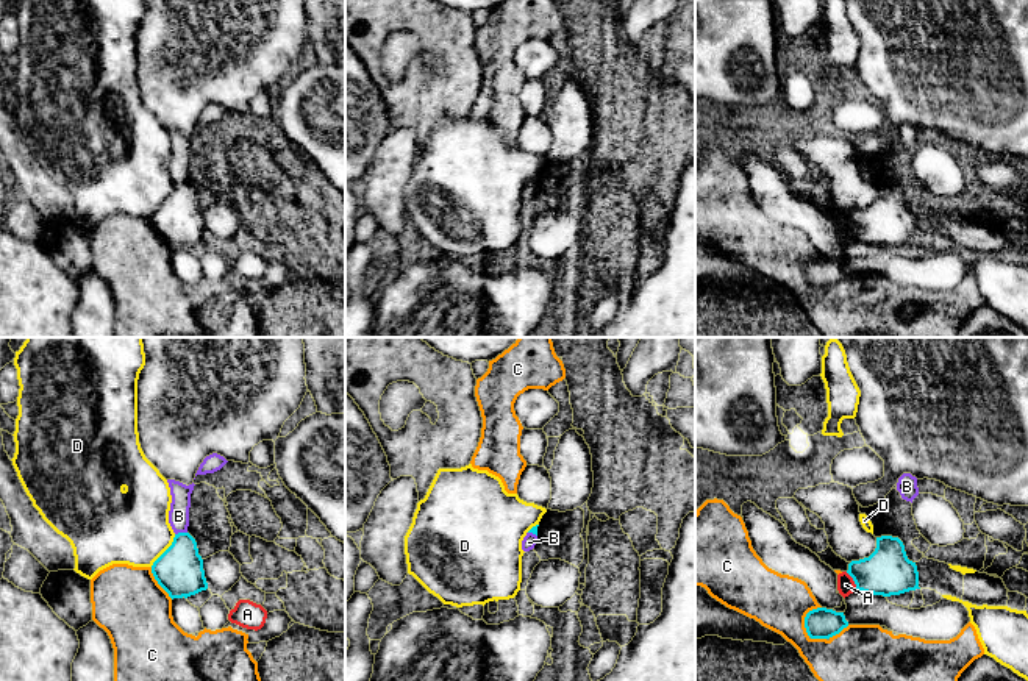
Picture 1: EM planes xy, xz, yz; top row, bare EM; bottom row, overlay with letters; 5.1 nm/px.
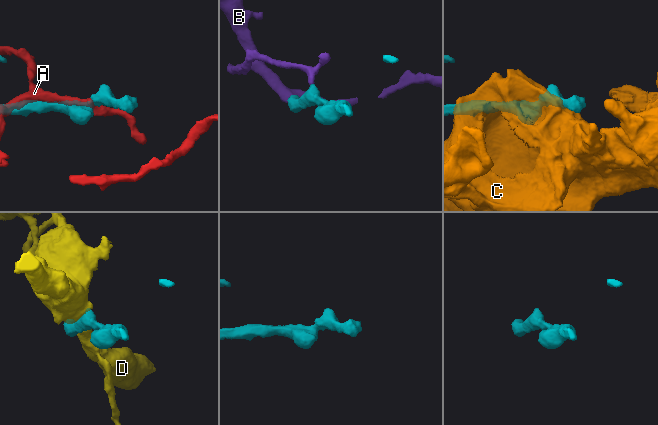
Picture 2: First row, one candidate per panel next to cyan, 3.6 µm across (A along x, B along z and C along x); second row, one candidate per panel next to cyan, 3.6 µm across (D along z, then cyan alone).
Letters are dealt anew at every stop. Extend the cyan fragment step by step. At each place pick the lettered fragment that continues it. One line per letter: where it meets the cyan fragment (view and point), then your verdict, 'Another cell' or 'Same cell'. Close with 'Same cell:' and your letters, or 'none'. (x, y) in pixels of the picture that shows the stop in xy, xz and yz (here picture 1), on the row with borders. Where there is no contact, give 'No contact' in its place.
A: Touches cyan at yz (853, 580). Another cell
B: Touches cyan at xy (180, 533). Another cell
C: Touches cyan at yz (805, 620). Another cell
D: Touches cyan at xy (166, 550). Another cell
Same cell: none

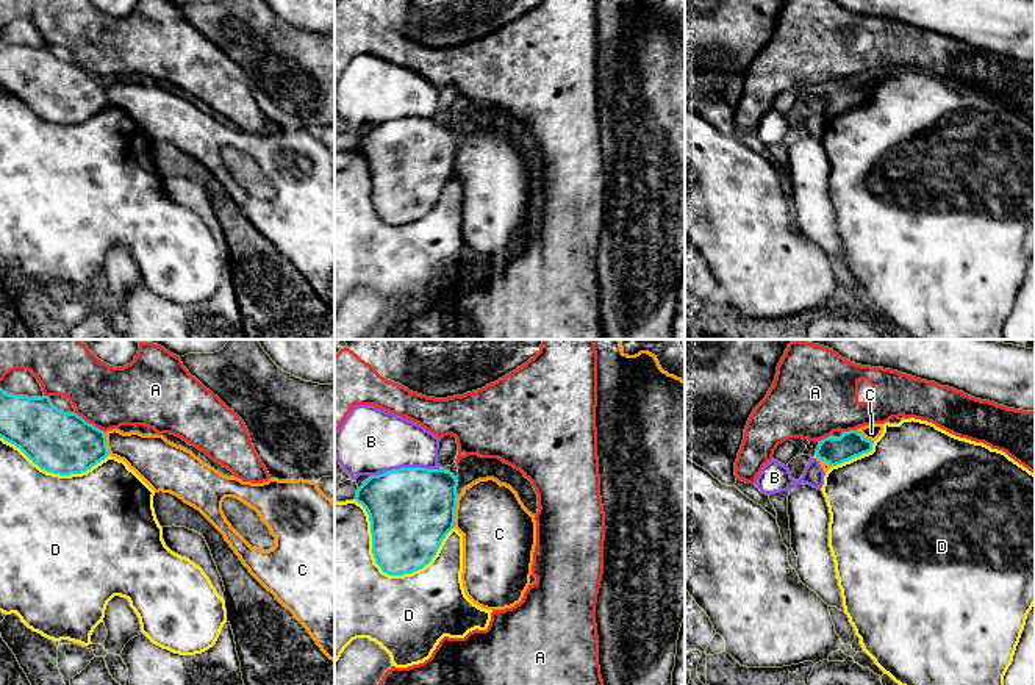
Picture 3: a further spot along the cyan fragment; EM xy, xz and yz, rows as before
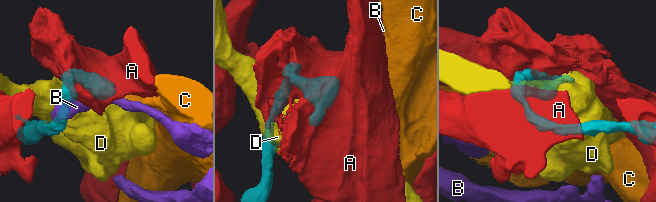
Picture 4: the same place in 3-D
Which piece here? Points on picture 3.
A: Touches cyan at xy (88, 423). Another cell
B: Touches cyan at xz (405, 468). Another cell
C: Touches cyan at xz (454, 512). Another cell
D: Touches cyan at xz (386, 573). Another cell
Same cell: none

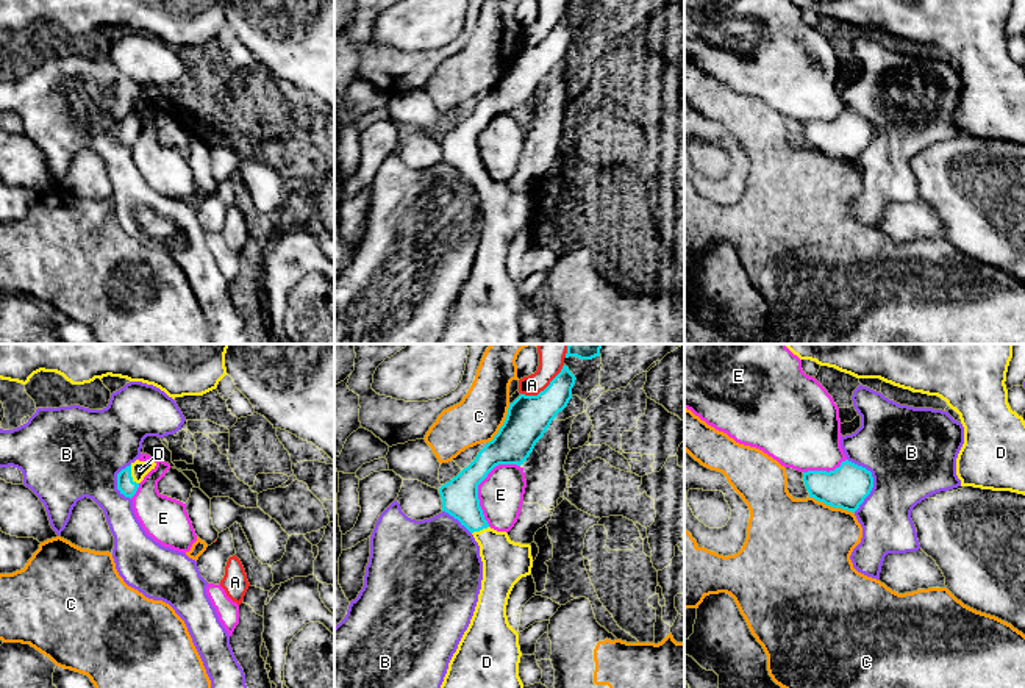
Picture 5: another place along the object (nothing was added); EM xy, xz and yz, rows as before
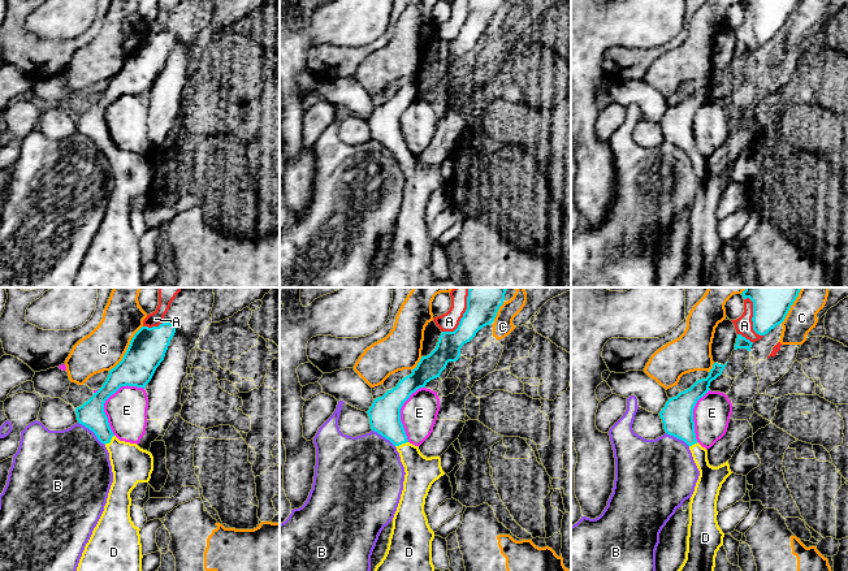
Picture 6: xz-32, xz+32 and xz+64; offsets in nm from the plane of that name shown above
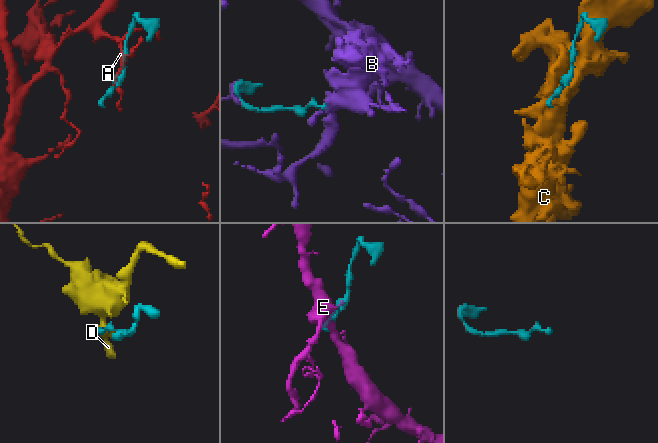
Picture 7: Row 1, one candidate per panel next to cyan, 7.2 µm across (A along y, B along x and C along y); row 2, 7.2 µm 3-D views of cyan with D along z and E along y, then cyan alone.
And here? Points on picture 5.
A: Touches cyan at xz (546, 388). Another cell
B: Touches cyan at yz (872, 480). Another cell
C: Touches cyan at yz (832, 505). Another cell
D: Touches cyan at xy (130, 474). Same cell
E: Touches cyan at xz (477, 487). Another cell
Same cell: D

